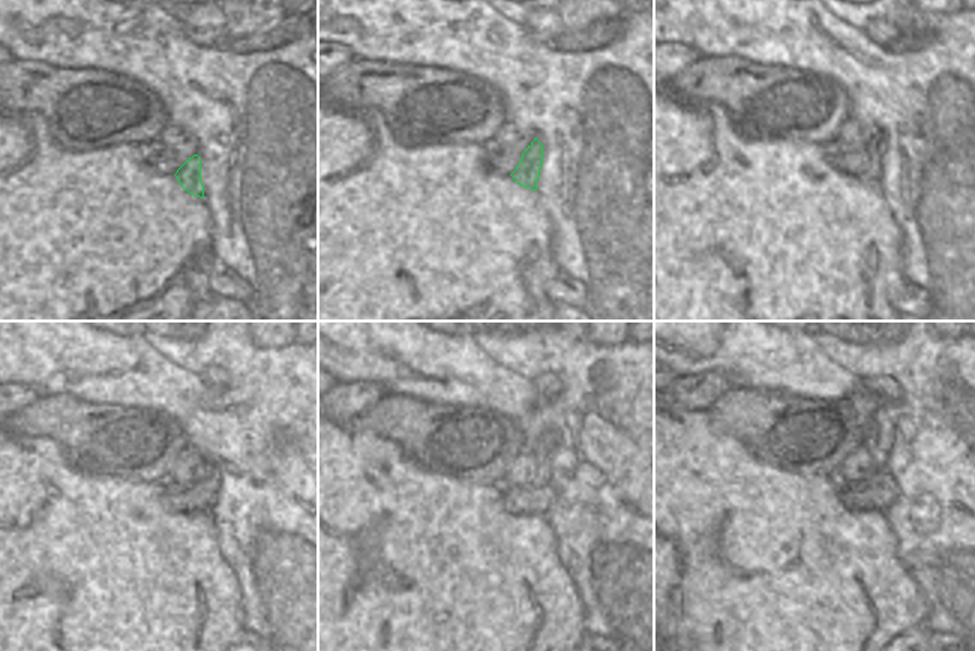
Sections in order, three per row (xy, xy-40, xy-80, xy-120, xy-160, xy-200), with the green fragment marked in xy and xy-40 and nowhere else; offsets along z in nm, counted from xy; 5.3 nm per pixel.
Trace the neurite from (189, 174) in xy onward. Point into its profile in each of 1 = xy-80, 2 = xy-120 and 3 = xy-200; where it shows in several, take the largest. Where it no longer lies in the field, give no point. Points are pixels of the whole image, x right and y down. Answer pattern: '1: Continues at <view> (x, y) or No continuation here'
1: Continues at xy-80 (875, 149)
2: Continues at xy-120 (209, 480)
3: Continues at xy-200 (878, 441)

